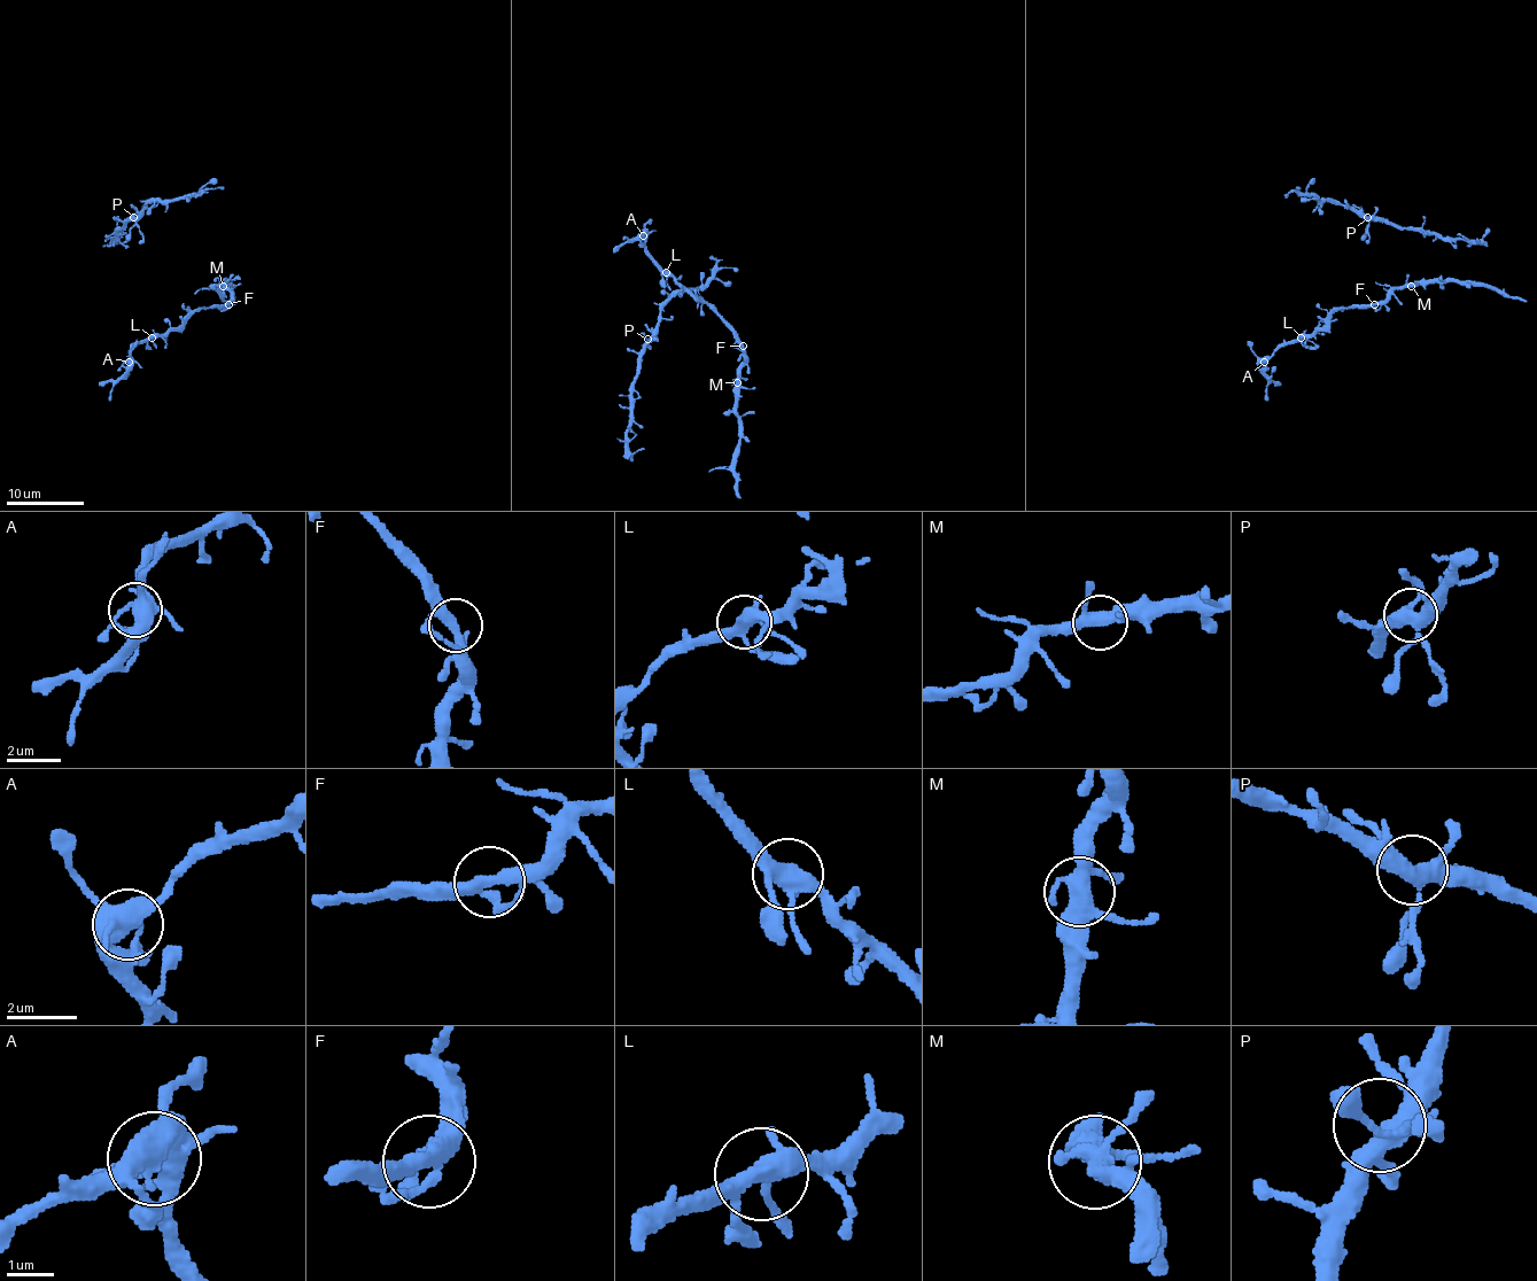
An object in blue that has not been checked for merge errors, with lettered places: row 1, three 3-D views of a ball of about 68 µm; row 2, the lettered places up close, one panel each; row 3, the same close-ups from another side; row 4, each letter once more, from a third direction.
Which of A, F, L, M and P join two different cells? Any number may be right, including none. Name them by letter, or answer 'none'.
none

